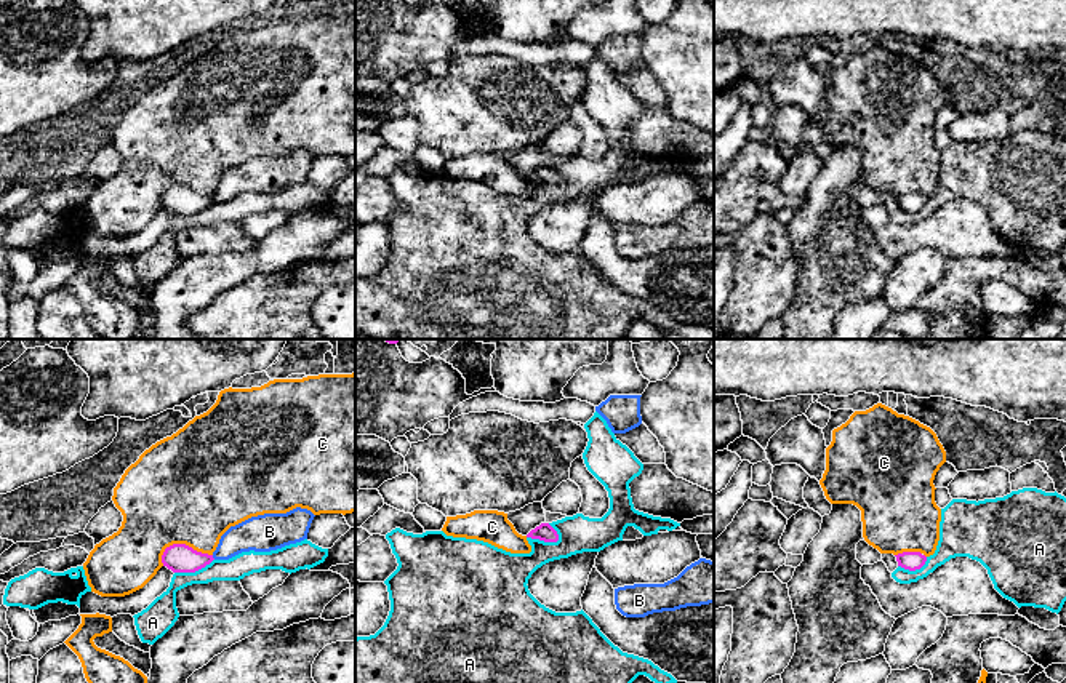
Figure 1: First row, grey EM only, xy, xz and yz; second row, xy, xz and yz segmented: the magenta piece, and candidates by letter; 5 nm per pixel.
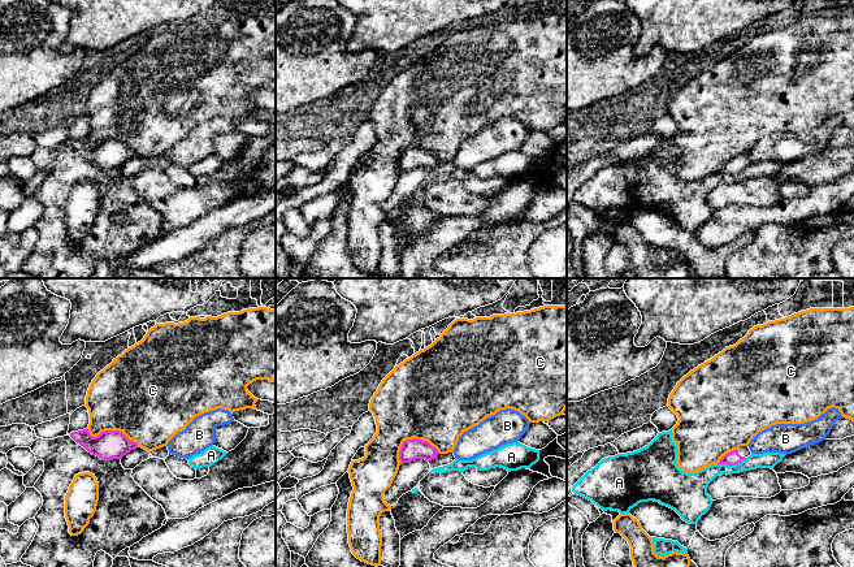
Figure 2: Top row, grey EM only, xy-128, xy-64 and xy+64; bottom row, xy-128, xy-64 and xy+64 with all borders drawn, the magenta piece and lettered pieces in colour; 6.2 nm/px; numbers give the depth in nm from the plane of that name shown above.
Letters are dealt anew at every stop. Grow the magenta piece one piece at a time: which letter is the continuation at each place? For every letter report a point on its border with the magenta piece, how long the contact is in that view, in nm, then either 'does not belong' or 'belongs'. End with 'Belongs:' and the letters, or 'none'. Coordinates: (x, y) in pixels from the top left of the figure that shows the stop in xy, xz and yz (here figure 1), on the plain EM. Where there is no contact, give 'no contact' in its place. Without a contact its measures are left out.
A: meets magenta in xz at (545, 183); contact 170 nm long; does not belong
B: meets magenta in xy at (212, 199); contact 30 nm long; does not belong
C: meets magenta in xy at (181, 186); contact 260 nm long; does not belong
Belongs: none

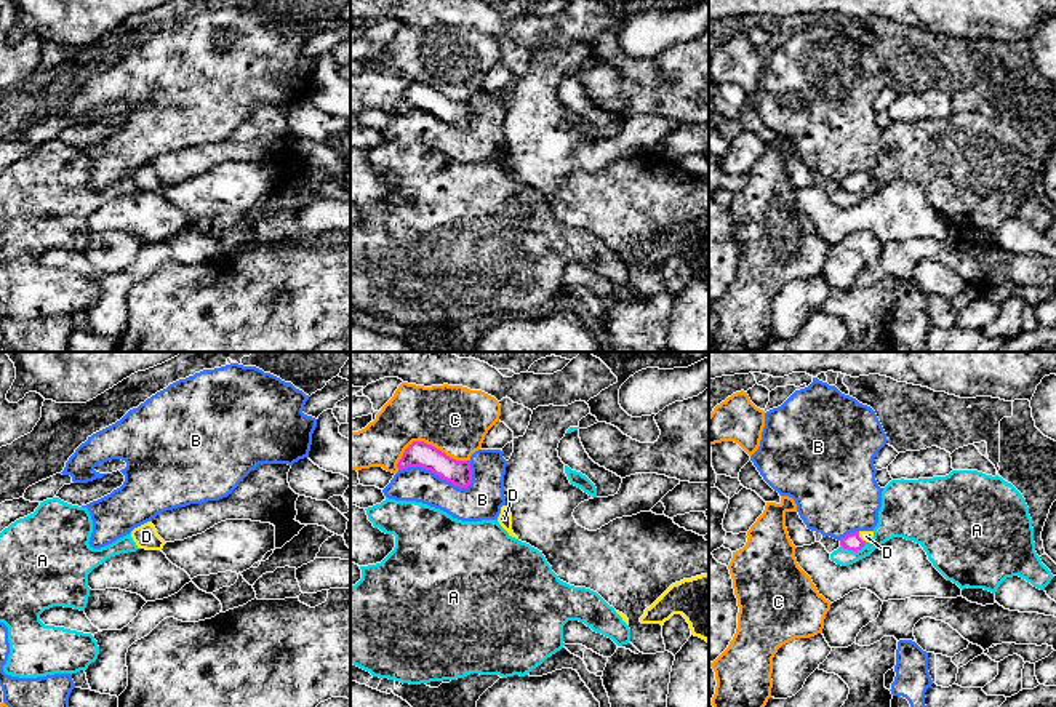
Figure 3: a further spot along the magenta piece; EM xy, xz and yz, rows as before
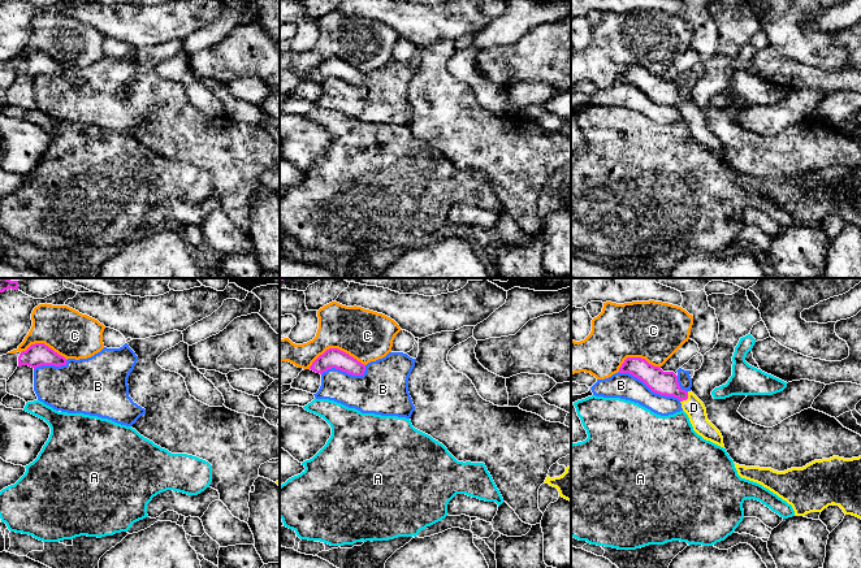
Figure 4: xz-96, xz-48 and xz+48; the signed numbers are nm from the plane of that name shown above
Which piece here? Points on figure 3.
A: meets magenta in yz at (853, 192); contact 140 nm long; does not belong
B: meets magenta in xz at (436, 115); contact 380 nm long; does not belong
C: meets magenta in xz at (428, 87); contact 360 nm long; does not belong
D: meets magenta in yz at (860, 179); contact 80 nm long; belongs
Belongs: D

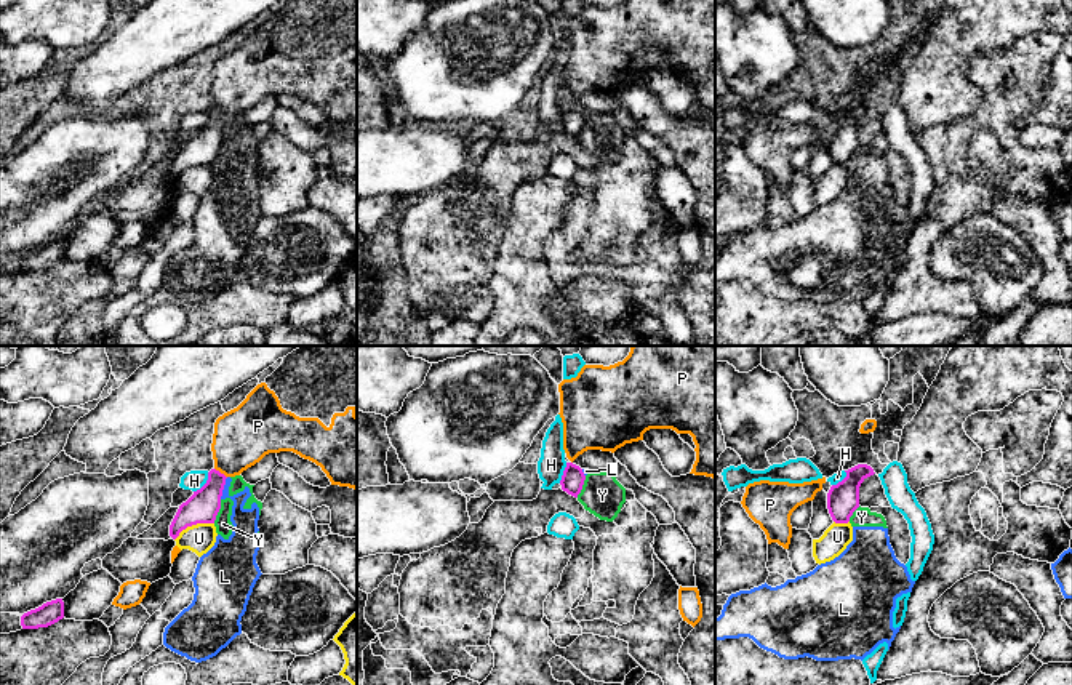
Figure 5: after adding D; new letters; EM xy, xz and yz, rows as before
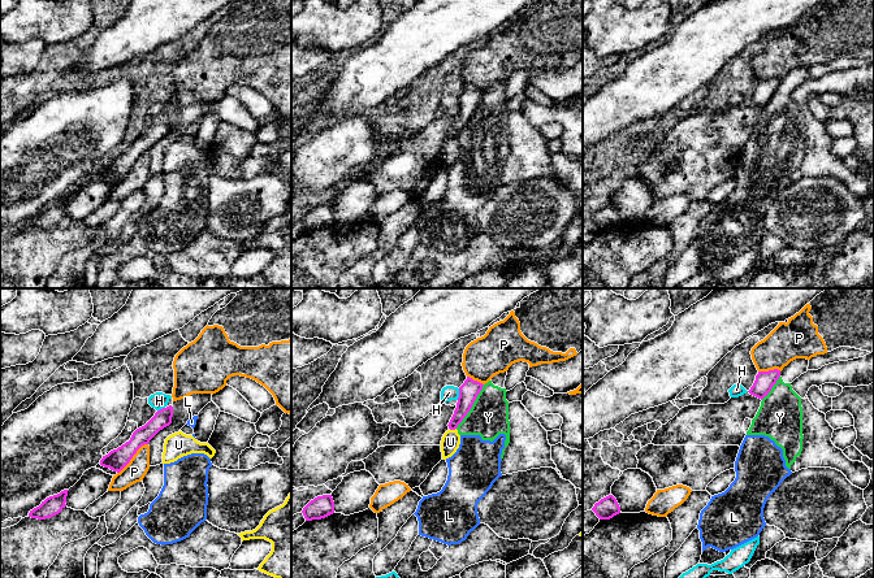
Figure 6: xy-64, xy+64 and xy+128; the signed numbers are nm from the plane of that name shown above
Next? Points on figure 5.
H: meets magenta in xy at (205, 125); contact 130 nm long; does not belong
L: meets magenta in xy at (223, 130); contact 120 nm long; does not belong
P: meets magenta in xy at (220, 114); contact 80 nm long; does not belong
U: meets magenta in xy at (192, 165); contact 220 nm long; does not belong
Y: meets magenta in xy at (218, 152); contact 130 nm long; does not belong
Belongs: none

